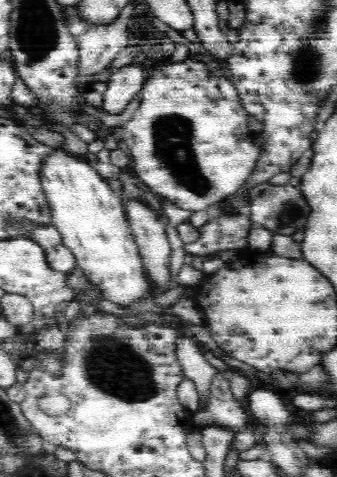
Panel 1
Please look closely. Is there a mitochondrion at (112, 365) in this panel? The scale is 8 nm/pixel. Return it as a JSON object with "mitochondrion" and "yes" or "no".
{"mitochondrion":"yes"}

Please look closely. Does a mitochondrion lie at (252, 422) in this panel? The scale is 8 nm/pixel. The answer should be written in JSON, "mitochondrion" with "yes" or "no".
{"mitochondrion":"no"}

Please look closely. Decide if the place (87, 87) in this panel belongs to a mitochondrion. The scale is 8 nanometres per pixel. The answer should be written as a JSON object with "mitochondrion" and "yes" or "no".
{"mitochondrion":"no"}

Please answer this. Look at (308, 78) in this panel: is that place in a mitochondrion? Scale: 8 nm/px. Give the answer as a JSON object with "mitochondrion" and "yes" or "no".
{"mitochondrion":"yes"}

